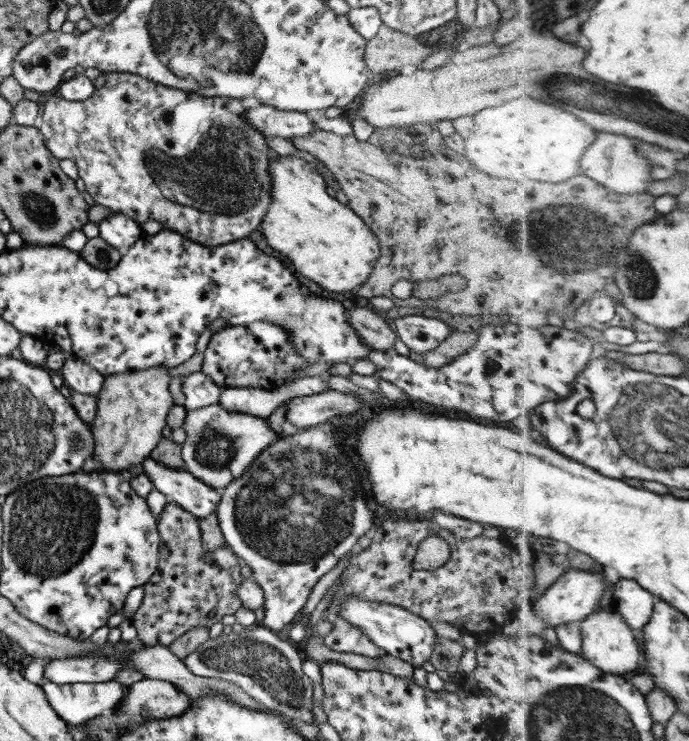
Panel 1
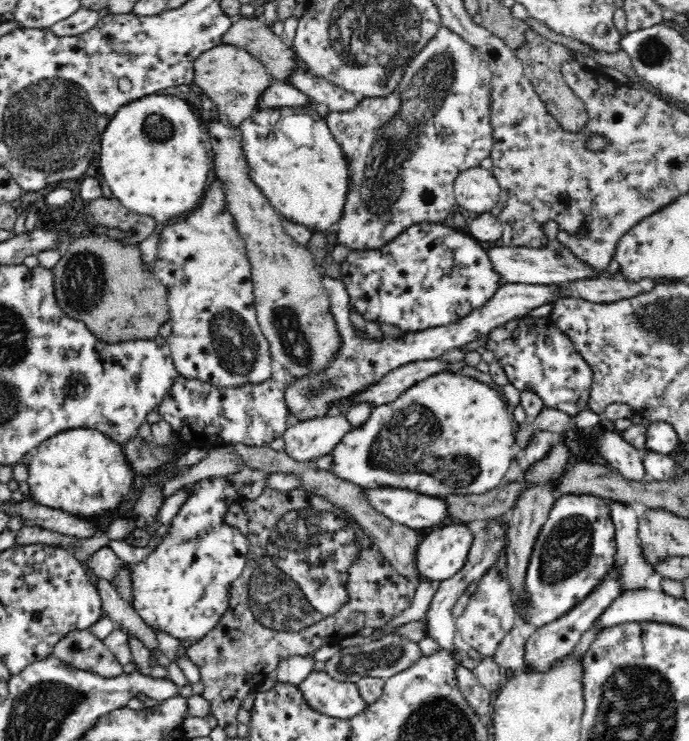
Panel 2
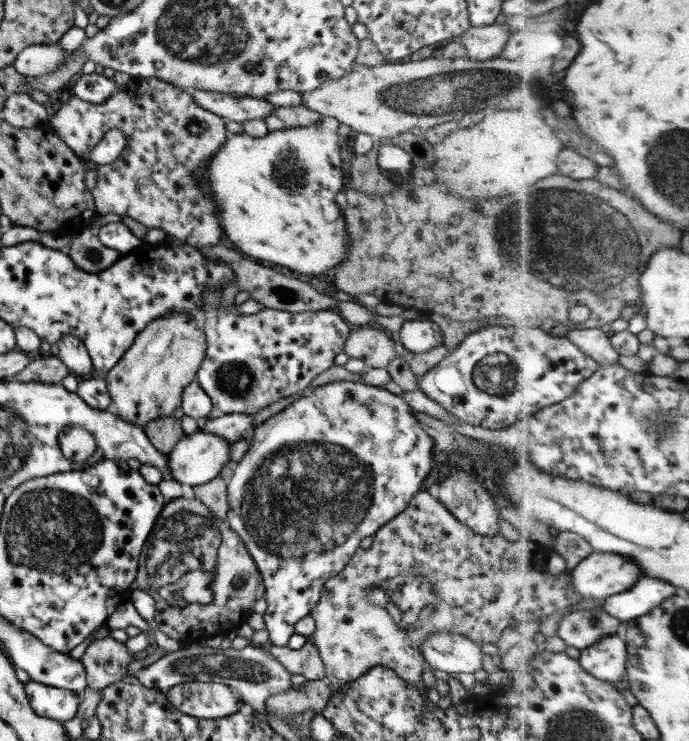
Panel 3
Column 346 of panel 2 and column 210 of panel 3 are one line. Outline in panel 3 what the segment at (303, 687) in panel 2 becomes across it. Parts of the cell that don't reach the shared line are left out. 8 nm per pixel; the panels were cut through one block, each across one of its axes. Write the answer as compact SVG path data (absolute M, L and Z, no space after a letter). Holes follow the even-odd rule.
M181 682L164 692L174 708L200 719L230 716L242 708L242 699L236 691L218 682Z

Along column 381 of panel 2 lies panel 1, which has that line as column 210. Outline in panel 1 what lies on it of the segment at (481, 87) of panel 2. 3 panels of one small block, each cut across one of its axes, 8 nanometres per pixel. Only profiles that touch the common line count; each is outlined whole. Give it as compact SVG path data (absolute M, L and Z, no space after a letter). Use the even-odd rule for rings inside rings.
M108 72L105 73L105 76L106 83L101 88L98 88L96 92L93 92L90 98L86 98L86 100L84 101L69 101L62 98L62 96L56 94L55 92L52 93L51 97L47 101L42 103L42 105L44 106L44 112L42 112L42 124L40 124L39 130L39 132L44 135L44 142L46 143L46 147L48 147L48 150L50 150L50 152L56 158L59 158L60 160L62 160L63 158L70 158L70 160L73 160L76 163L80 178L80 187L90 193L90 195L94 199L94 204L112 209L113 211L120 211L124 215L130 216L132 220L135 220L139 224L143 222L148 222L148 220L157 220L158 222L160 222L160 224L162 224L163 227L168 228L168 230L178 232L182 236L186 236L188 240L194 240L197 243L207 245L208 247L219 247L220 244L228 244L234 240L247 238L252 231L259 228L259 224L262 222L264 214L266 214L266 208L268 208L268 204L270 204L270 198L272 198L272 196L270 196L270 192L272 192L272 188L270 188L270 186L272 186L272 178L270 178L270 174L268 174L268 167L270 167L270 163L272 163L272 161L270 162L270 157L268 156L268 151L270 148L268 147L267 138L262 133L258 133L251 125L248 125L248 120L244 118L244 111L246 111L246 109L242 105L242 100L224 97L205 97L194 92L180 90L179 88L170 88L168 85L163 85L148 80L146 78L142 78L142 76L138 76L137 74ZM160 180L166 180L166 186L168 186L168 182L170 182L170 186L172 186L170 190L174 190L176 186L178 186L178 188L182 186L182 188L184 188L184 194L186 194L186 200L202 200L202 208L194 208L194 204L188 204L188 202L186 202L186 204L182 204L182 202L178 202L178 200L172 200L172 198L164 196L164 192L162 192L162 188L160 188L160 186L162 186L162 184L160 184Z

